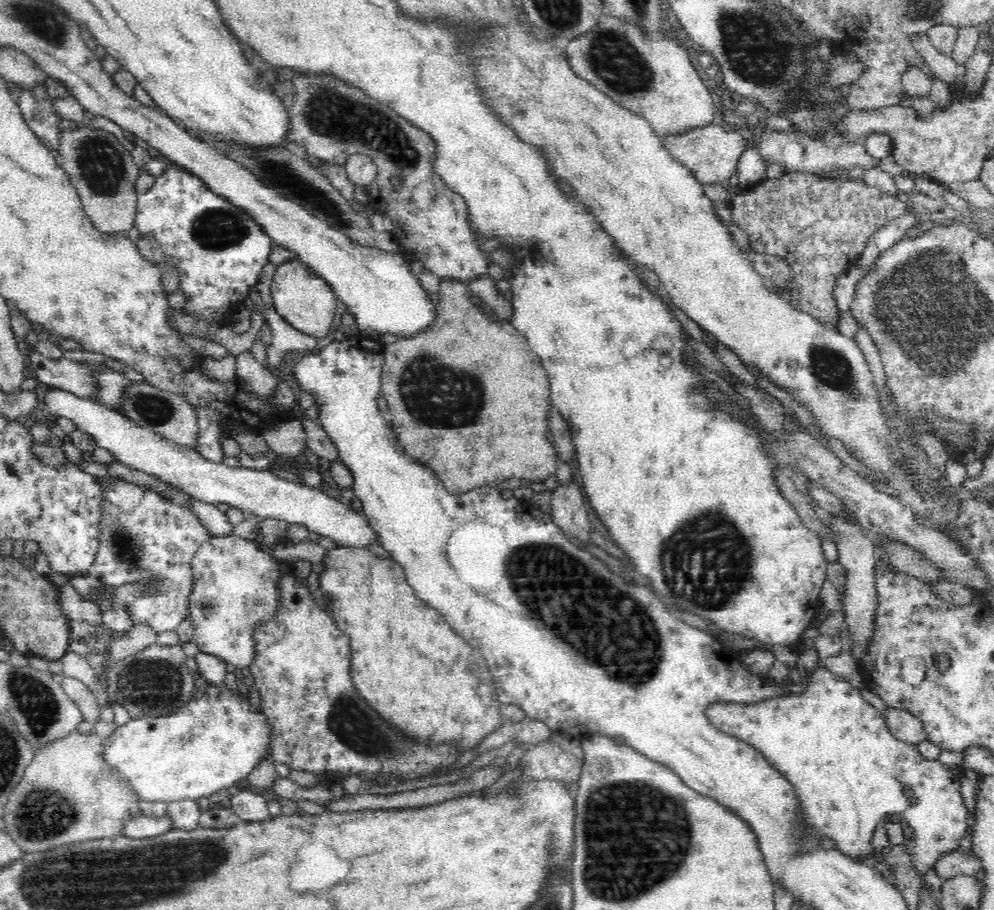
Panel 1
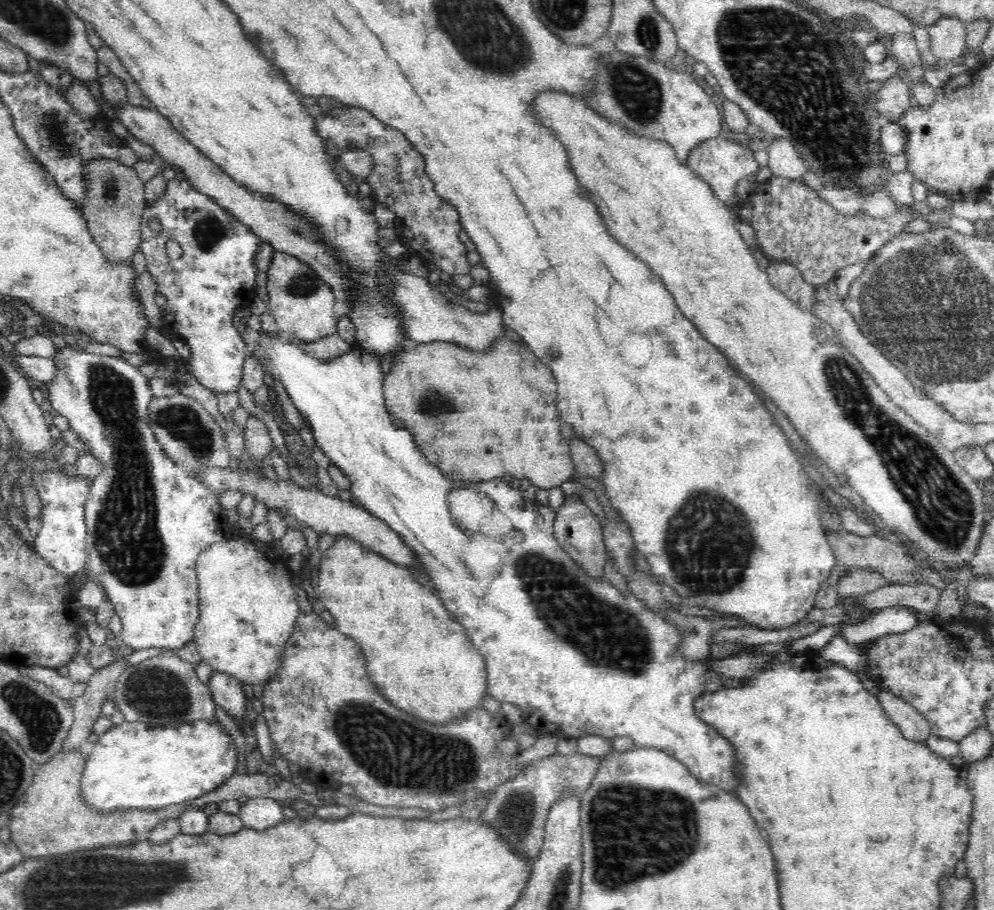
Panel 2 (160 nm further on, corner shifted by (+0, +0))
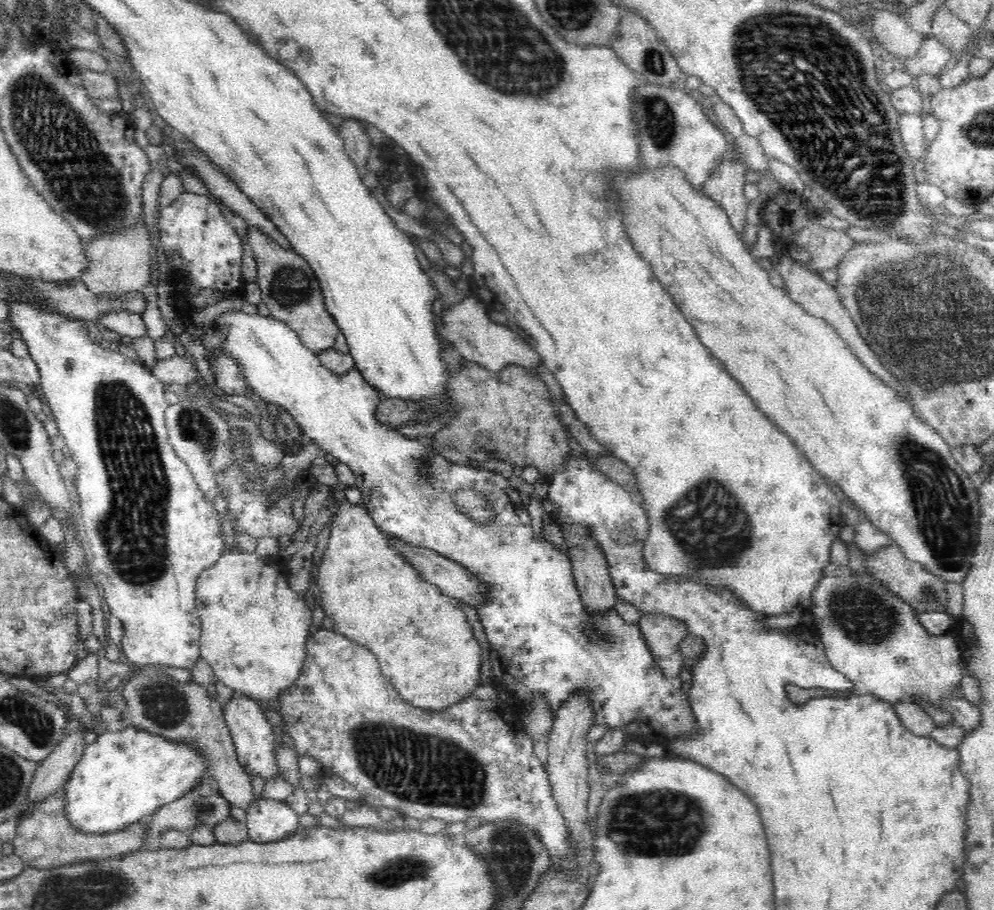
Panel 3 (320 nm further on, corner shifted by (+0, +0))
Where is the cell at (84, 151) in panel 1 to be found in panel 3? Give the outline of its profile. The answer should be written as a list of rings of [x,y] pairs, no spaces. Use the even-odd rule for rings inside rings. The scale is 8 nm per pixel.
[[[140,221],[133,231],[112,233],[96,237],[86,248],[88,266],[82,270],[80,278],[96,297],[112,301],[114,308],[110,311],[122,311],[125,296],[131,292],[143,292],[153,280],[151,274],[150,236],[145,223]],[[122,299],[122,302],[119,300]]]

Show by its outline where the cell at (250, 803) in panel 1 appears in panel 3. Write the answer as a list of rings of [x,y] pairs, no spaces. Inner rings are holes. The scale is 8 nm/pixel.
[[[257,799],[247,808],[249,840],[258,843],[276,842],[291,837],[301,828],[296,811],[275,799]]]

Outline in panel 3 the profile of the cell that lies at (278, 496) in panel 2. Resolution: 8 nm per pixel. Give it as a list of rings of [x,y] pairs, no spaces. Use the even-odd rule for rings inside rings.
[[[389,535],[389,538],[393,540],[393,545],[398,549],[400,555],[404,555],[414,568],[418,569],[418,572],[422,575],[422,578],[430,584],[436,584],[438,588],[446,595],[464,602],[468,606],[474,608],[476,611],[487,605],[493,598],[491,598],[491,584],[485,580],[481,580],[469,572],[467,568],[464,568],[461,564],[458,564],[455,560],[450,560],[432,550],[426,548],[411,548],[408,543]]]

